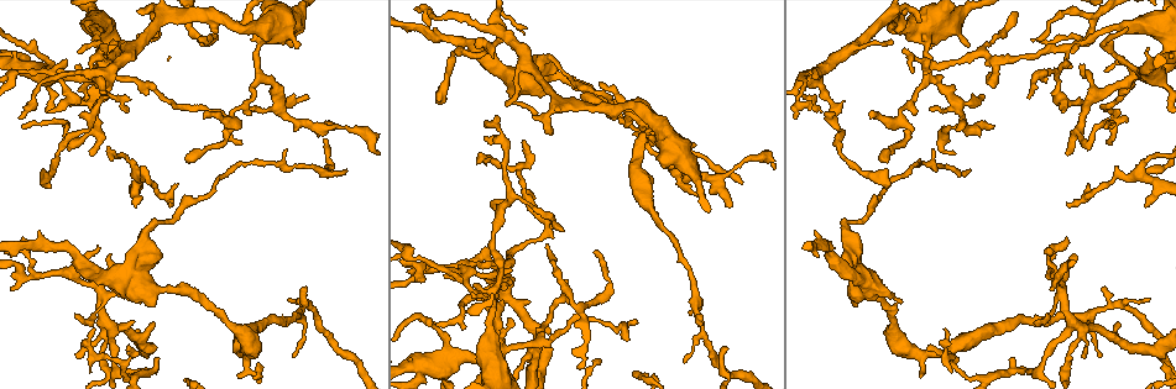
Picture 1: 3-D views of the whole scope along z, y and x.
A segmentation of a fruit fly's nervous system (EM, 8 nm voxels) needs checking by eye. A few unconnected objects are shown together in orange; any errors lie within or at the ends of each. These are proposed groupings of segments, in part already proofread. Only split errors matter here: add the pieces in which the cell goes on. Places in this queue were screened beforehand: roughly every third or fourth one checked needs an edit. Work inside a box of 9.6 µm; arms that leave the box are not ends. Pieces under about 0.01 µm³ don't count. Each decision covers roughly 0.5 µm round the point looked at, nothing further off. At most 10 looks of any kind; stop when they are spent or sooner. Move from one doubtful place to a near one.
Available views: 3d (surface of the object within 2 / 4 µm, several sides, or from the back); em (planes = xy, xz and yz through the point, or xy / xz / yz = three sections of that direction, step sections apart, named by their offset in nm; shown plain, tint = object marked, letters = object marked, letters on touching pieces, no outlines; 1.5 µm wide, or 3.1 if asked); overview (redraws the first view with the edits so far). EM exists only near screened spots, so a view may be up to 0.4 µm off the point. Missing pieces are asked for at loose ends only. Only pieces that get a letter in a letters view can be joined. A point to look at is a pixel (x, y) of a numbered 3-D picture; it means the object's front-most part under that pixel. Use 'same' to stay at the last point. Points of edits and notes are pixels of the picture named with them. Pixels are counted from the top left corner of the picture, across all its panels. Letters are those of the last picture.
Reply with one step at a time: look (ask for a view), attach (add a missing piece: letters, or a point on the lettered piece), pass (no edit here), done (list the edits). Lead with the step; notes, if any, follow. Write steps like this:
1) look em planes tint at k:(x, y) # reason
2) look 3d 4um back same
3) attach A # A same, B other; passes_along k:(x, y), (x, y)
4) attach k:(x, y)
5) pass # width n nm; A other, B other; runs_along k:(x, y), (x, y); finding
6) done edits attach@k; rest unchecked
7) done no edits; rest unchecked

look em planes letters at 1:(488, 283) # tapers out

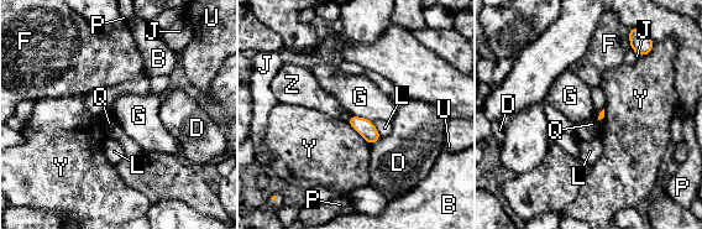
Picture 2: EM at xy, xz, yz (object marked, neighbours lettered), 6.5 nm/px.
pass # longest_contact Y 220 nm; B other, D other, F other, G other, J other, L other, P other, Q other, U other, Y other, Z other; no lettered piece goes on from it

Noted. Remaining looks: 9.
look em planes plain at 1:(505, 287) # thin end

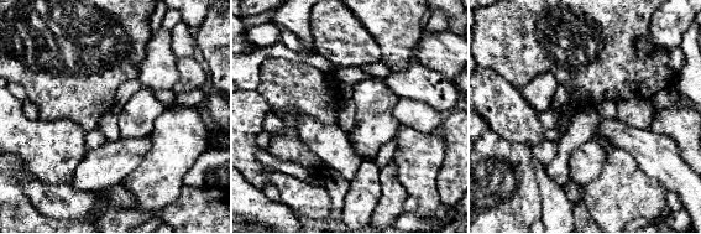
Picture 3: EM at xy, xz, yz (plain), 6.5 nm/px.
look em planes tint same # with the object marked

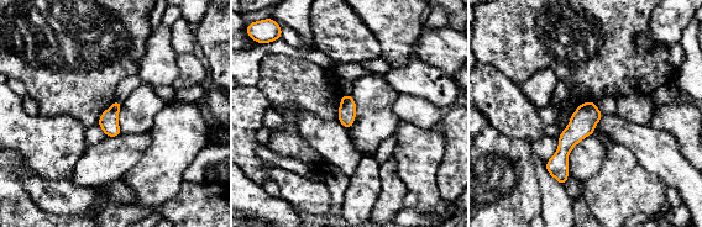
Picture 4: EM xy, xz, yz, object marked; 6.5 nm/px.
look em planes letters same # what lies round it

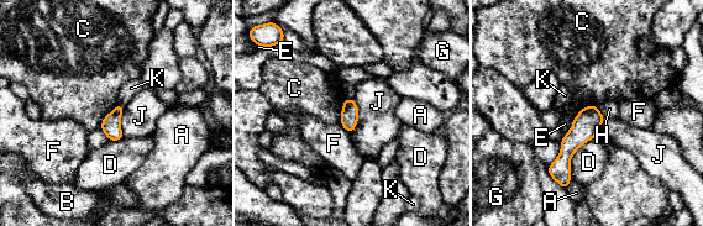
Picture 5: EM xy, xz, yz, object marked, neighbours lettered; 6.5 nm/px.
pass # A other, B other, C other, D other, E other, F other, G other, H other, J other, K other; no lettered piece goes on from it

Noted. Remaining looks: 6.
look em xy step 4 letters at 1:(524, 35) # tapers out

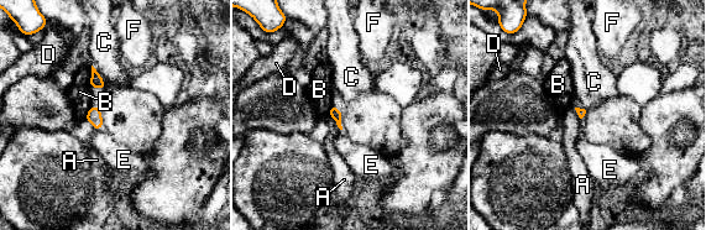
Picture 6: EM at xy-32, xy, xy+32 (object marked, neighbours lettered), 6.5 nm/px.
pass # A other, B other, C other, D other, E other, F other; border 6:(92, 64), (104, 83), (104, 90); none of them fits

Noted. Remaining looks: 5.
look em xz step 8 tint at 1:(1099, 357) # thin end

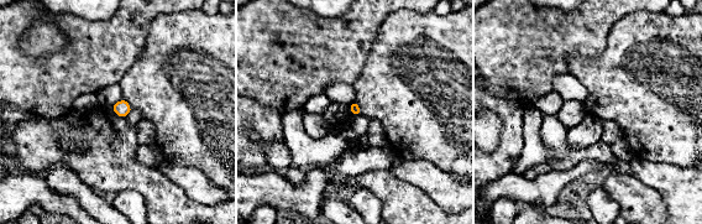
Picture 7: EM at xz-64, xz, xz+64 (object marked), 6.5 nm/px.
look em planes letters same

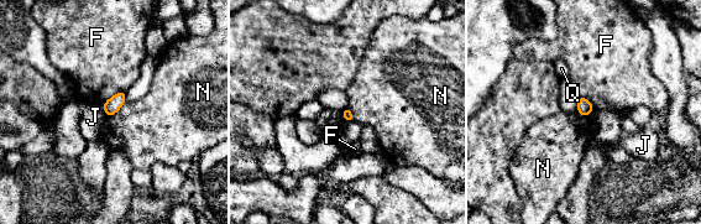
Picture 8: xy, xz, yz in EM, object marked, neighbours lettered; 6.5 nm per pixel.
pass # F other, J other, N other, Q other; border 8:(125, 100), (115, 113), (106, 118); none of them fits

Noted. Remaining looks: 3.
done no edits; rest unchecked

